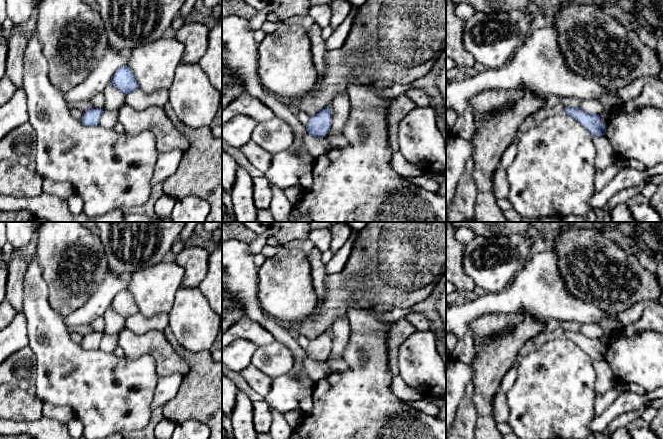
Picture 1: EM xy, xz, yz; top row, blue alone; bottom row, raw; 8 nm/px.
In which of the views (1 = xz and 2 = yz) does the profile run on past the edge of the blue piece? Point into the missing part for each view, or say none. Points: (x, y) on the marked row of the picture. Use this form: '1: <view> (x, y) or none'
1: none
2: none

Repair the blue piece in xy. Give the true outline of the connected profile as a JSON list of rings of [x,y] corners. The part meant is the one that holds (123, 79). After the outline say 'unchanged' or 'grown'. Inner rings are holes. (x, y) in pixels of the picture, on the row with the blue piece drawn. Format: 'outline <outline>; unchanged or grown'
outline [[[127,65],[122,66],[115,71],[110,84],[125,95],[140,88],[133,72]]]; unchanged

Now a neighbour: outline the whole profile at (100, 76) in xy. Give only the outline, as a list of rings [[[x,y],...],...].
[[[109,43],[98,65],[79,85],[64,93],[67,103],[91,100],[98,93],[102,93],[110,83],[115,71],[127,65],[132,51],[117,51]]]

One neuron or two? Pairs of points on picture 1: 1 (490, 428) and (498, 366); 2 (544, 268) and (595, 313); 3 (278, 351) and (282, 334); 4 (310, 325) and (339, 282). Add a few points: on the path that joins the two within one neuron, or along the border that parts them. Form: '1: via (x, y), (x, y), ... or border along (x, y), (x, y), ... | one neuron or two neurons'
1: via (485, 413), (486, 381) | one neuron
2: via (549, 283), (576, 310), (580, 311) | one neuron
3: border along (276, 339), (283, 342), (292, 351), (293, 361) | two neurons
4: via (321, 314), (338, 297), (339, 293) | one neuron

